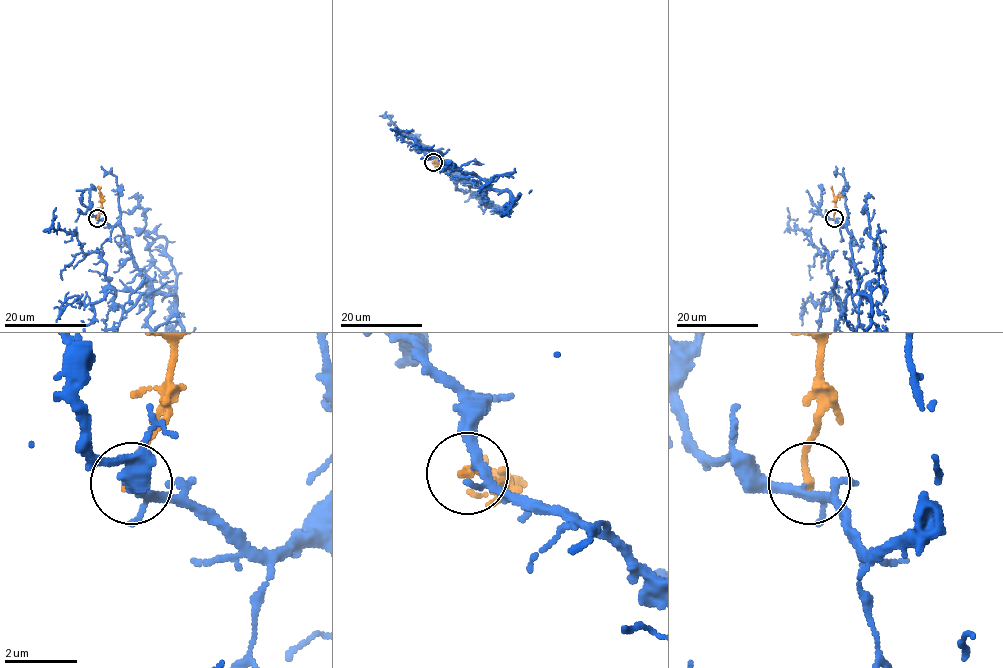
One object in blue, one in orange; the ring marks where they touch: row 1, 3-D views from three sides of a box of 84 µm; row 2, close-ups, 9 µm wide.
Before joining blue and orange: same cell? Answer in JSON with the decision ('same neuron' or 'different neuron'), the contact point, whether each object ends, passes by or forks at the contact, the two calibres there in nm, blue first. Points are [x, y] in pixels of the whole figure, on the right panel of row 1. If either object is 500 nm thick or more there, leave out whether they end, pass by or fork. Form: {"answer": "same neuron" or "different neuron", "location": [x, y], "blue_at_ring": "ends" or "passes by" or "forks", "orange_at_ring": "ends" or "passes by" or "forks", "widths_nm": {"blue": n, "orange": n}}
{"answer": "same neuron", "location": [834, 218], "blue_at_ring": "forks", "orange_at_ring": "ends", "widths_nm": {"blue": 190, "orange": 200}}

